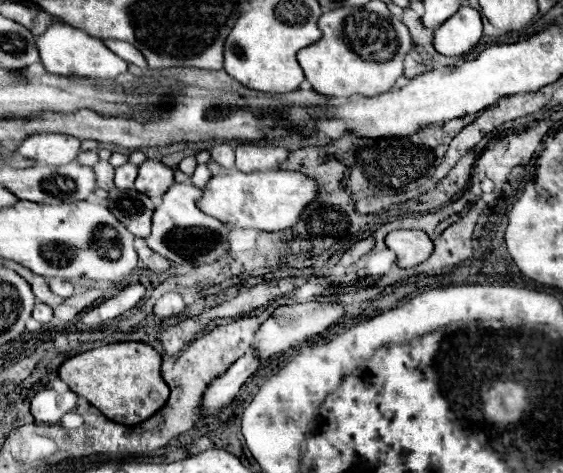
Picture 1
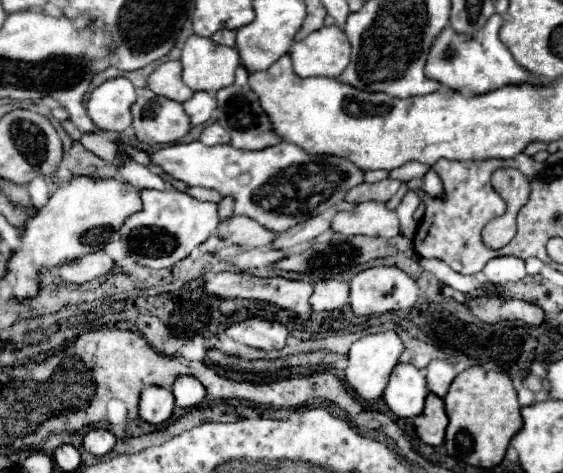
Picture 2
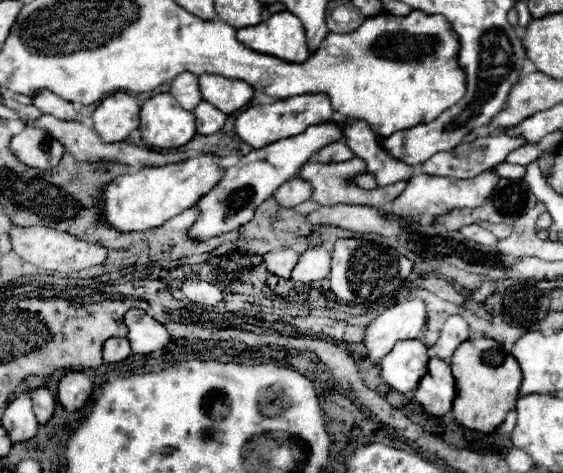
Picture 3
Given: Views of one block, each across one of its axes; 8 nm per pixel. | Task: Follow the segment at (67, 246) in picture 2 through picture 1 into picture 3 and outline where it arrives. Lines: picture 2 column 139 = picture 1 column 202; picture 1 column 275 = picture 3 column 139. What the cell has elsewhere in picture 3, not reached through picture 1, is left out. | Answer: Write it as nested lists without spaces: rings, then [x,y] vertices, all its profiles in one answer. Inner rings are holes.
[[[196,156],[188,158],[186,162],[142,168],[134,174],[118,176],[116,180],[102,186],[104,212],[100,220],[116,228],[118,232],[144,232],[150,228],[158,228],[172,216],[192,208],[194,202],[202,194],[206,194],[220,178],[222,172],[212,156]]]

